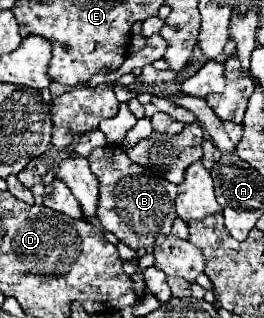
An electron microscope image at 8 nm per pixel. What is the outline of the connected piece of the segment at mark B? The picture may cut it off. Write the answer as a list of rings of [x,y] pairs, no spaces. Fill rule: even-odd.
[[[122,145],[96,147],[88,159],[90,169],[100,183],[96,217],[106,231],[114,233],[132,249],[152,247],[158,235],[170,235],[172,221],[178,217],[174,209],[178,187],[174,183],[156,177],[148,173],[142,165],[130,161],[128,151]]]

